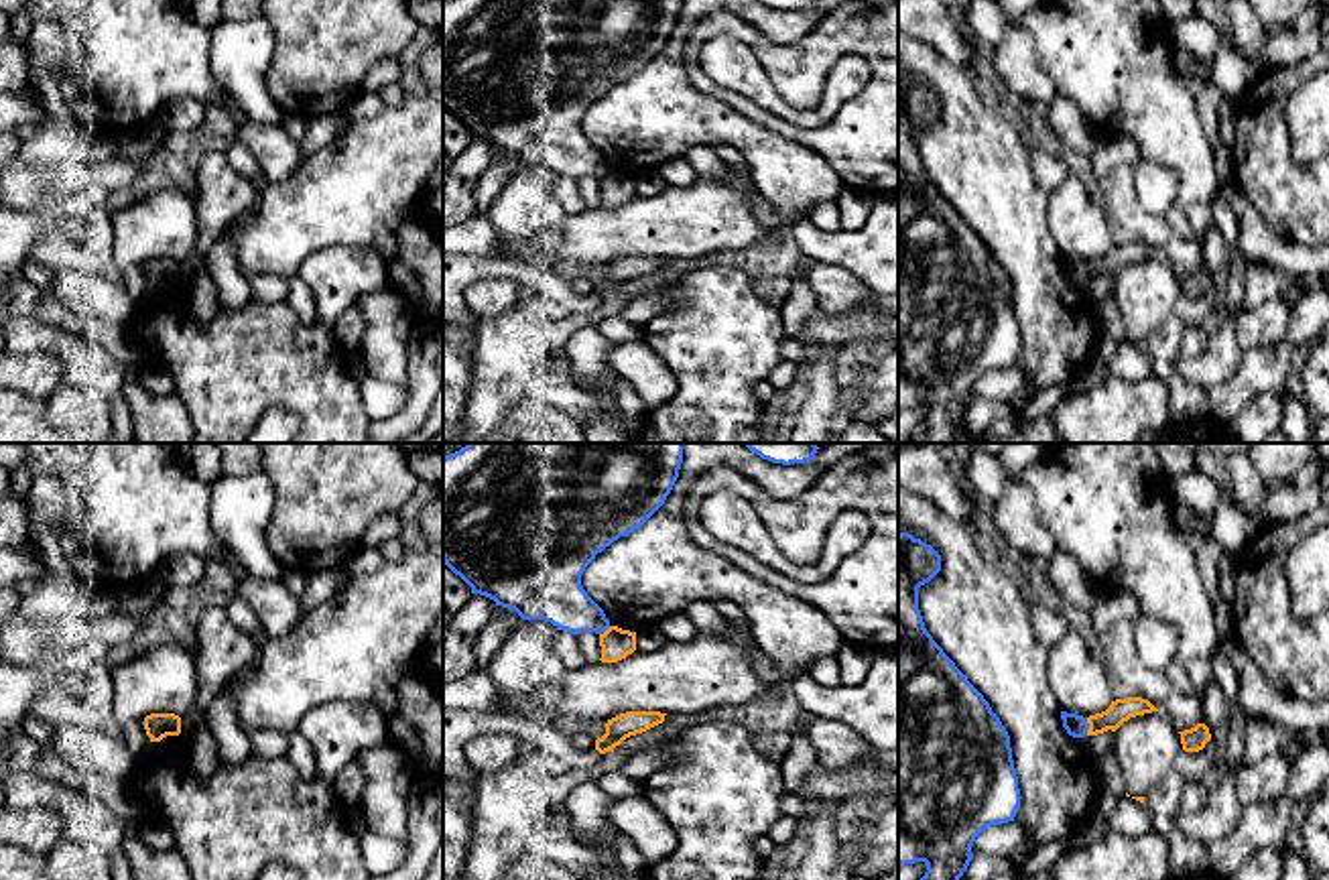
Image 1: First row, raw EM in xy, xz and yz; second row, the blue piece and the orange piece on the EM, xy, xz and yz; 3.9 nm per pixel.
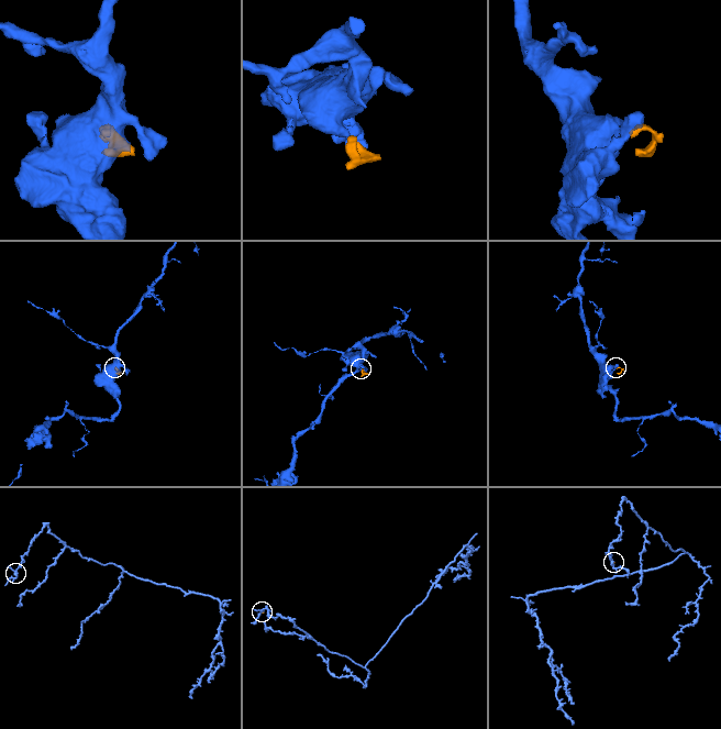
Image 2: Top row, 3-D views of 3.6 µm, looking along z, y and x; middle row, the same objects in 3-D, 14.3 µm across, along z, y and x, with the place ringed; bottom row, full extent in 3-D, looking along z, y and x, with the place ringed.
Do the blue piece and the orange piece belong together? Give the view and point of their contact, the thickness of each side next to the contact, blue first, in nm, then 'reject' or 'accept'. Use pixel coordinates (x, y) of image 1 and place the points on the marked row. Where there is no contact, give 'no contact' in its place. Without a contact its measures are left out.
meets blue in yz at (1088, 726); 90 nm thick on the blue side, 90 nm on the other; reject

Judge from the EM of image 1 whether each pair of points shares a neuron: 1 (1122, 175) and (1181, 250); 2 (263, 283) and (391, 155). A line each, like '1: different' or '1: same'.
1: same
2: different

